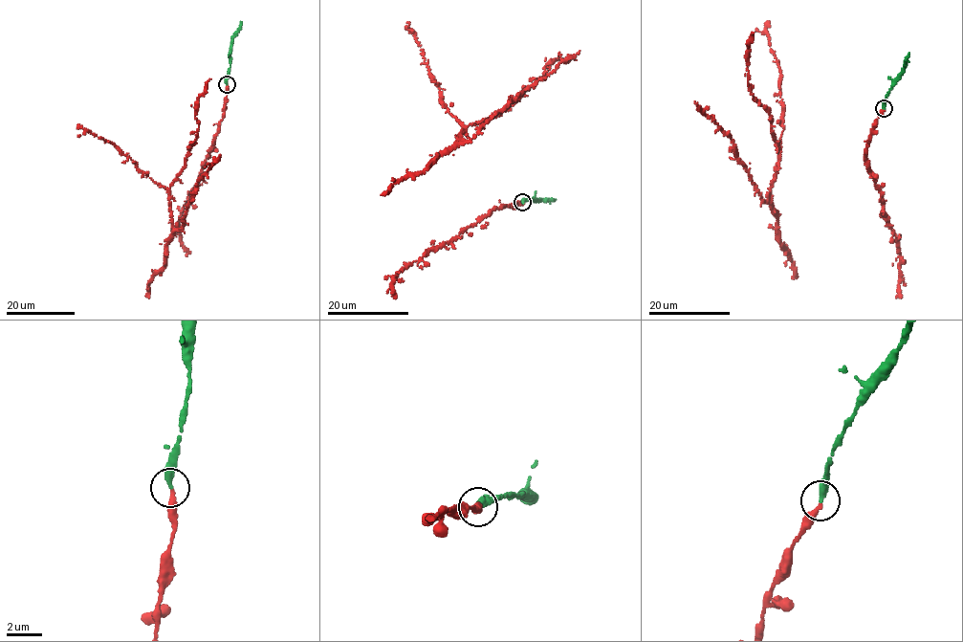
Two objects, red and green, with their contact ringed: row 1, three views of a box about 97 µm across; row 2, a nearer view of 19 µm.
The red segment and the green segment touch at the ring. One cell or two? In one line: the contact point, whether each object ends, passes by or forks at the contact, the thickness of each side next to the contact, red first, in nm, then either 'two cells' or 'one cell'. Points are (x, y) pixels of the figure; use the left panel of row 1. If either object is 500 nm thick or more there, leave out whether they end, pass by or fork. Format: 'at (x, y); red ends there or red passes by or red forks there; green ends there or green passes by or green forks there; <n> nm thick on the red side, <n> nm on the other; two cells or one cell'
at (227, 84); red ends there; green ends there; 300 nm thick on the red side, 360 nm on the other; one cell

